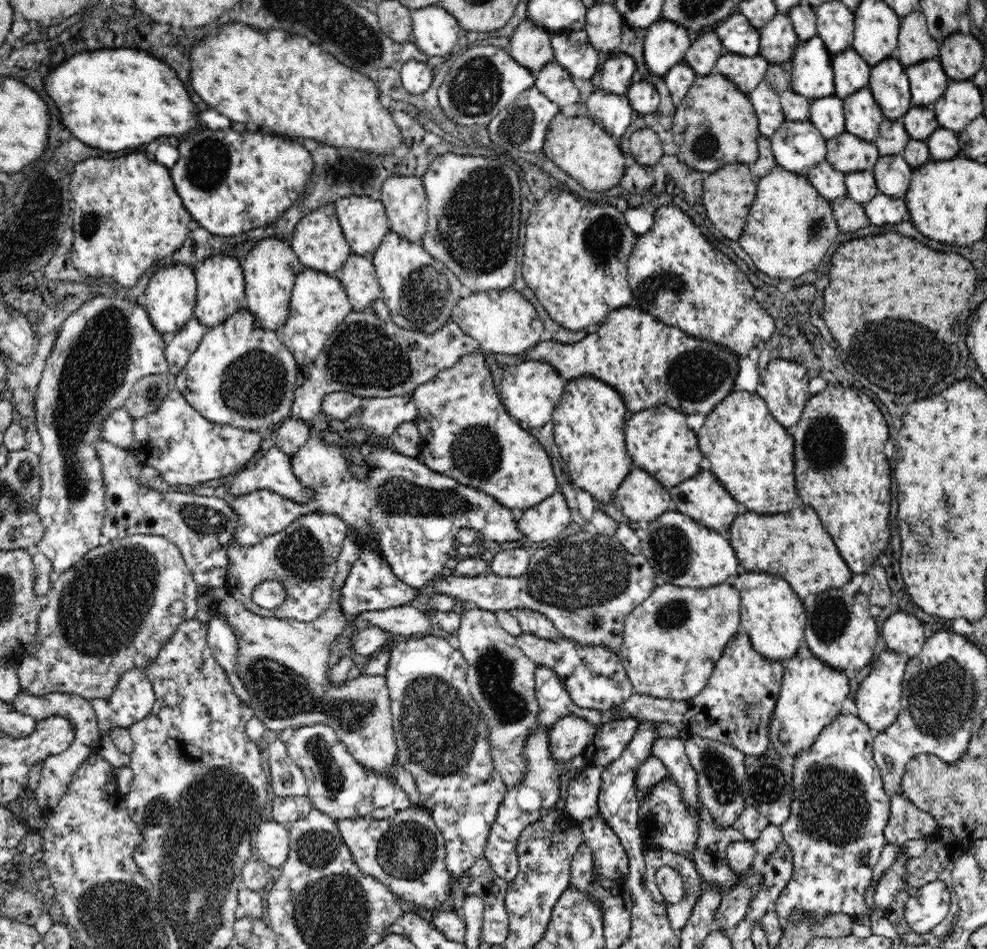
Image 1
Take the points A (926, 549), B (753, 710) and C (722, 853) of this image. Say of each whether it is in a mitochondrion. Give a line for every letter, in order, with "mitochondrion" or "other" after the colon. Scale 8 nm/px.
A: mitochondrion
B: mitochondrion
C: other

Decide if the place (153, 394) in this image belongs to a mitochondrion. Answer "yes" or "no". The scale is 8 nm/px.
yes

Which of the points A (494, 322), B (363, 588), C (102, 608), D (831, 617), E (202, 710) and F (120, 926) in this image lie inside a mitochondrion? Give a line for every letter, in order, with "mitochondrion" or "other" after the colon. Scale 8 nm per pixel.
A: other
B: other
C: mitochondrion
D: mitochondrion
E: other
F: mitochondrion

